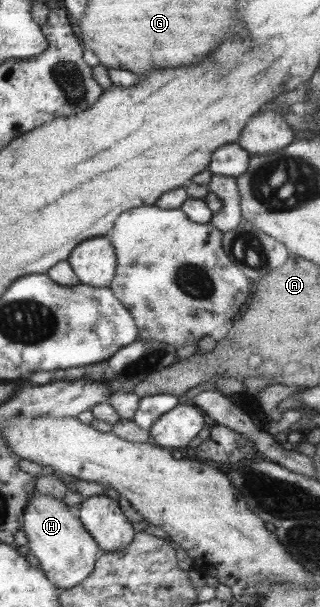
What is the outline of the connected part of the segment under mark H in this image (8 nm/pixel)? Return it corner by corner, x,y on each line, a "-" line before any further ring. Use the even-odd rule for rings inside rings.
35,489
30,503
27,503
23,531
28,539
30,553
37,557
43,573
59,589
74,588
94,572
98,557
101,556
101,546
82,524
81,518
71,513
71,508
63,499
41,494

